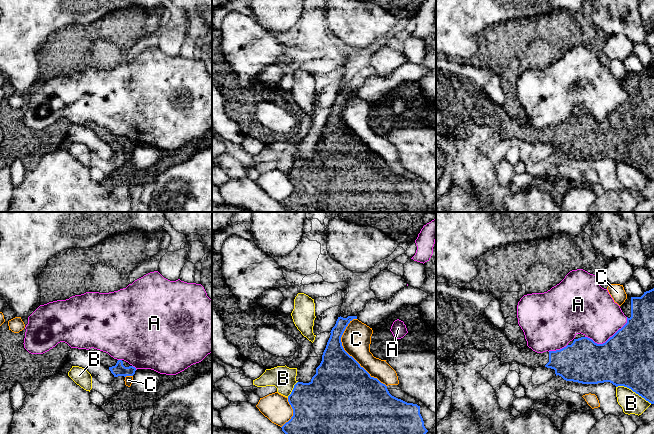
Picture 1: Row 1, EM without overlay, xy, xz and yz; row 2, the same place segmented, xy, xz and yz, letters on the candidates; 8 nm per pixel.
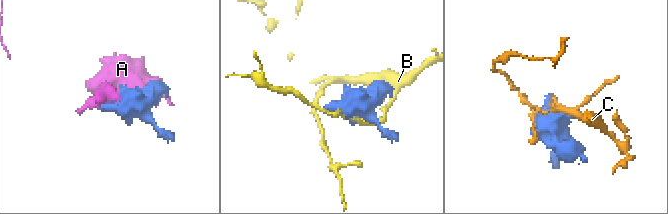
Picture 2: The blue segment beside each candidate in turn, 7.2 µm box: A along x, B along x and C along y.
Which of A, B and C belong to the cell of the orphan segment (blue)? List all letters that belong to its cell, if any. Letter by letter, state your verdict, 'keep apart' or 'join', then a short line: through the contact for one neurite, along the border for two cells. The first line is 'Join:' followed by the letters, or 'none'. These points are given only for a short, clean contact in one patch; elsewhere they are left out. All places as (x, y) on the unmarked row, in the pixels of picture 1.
Join: none
A: keep apart
B: keep apart
C: keep apart

